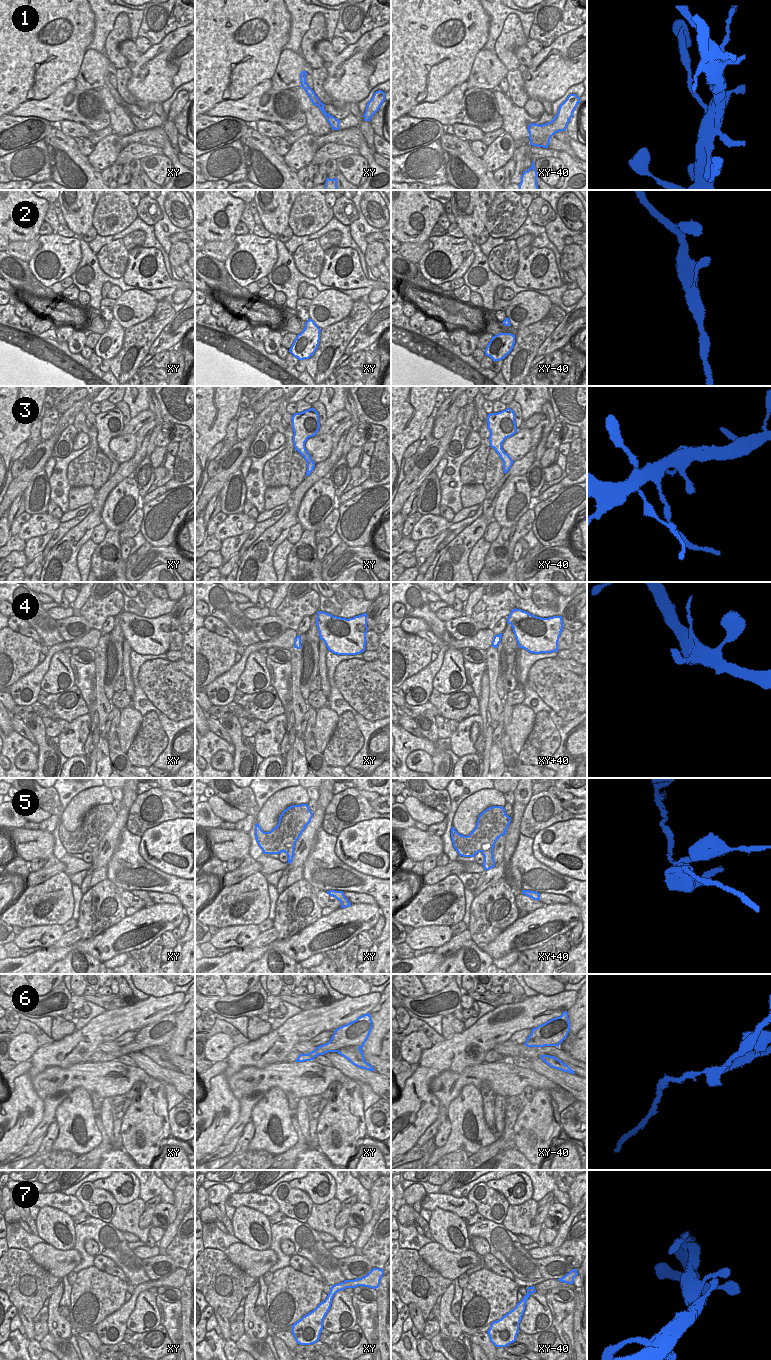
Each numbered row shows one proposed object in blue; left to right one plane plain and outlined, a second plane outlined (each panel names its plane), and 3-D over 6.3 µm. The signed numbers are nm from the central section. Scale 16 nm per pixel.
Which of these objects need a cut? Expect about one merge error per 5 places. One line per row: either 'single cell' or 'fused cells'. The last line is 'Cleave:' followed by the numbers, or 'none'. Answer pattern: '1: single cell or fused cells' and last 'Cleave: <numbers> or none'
1: single cell
2: single cell
3: single cell
4: single cell
5: fused cells
6: fused cells
7: single cell
Cleave: 5, 6

